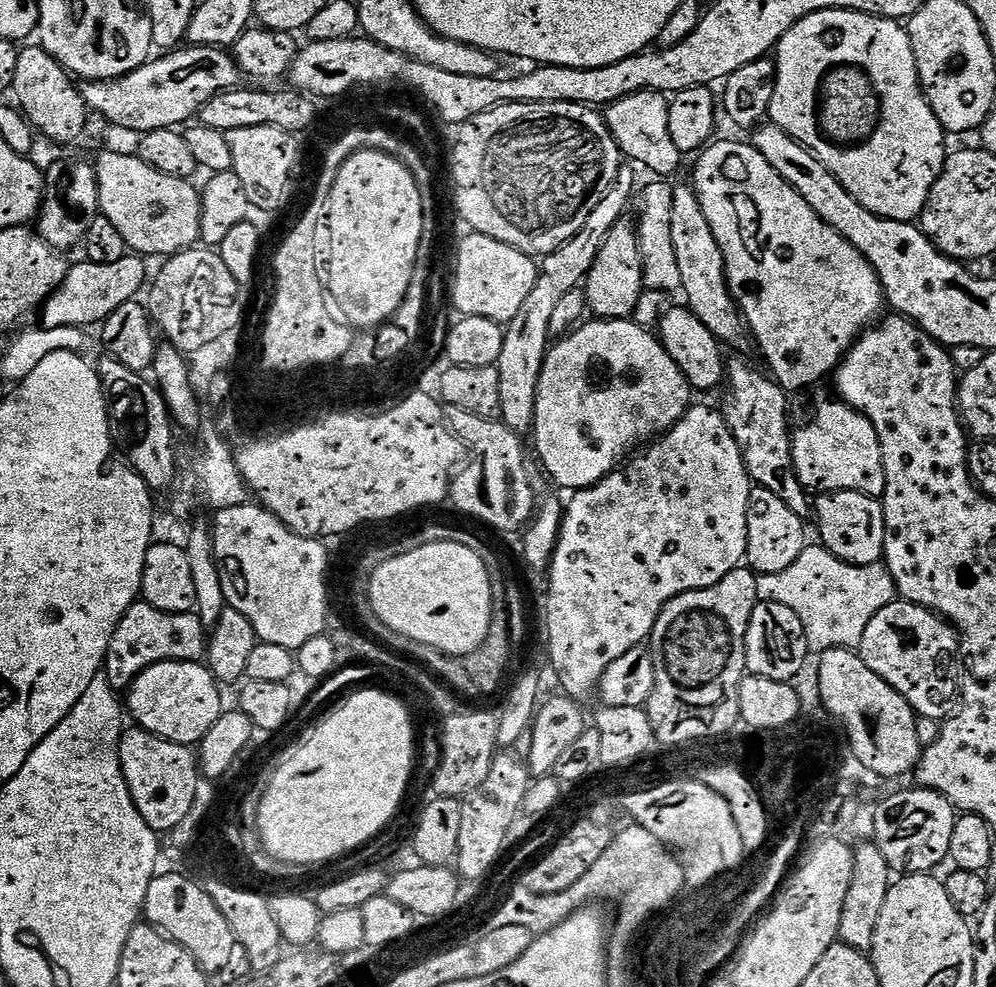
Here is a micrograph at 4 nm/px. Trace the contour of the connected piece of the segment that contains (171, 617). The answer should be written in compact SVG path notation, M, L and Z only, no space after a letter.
M145 605L142 608L142 615L133 623L121 621L112 635L111 646L108 648L108 655L105 657L104 672L109 685L113 691L122 694L135 683L137 676L145 671L150 665L165 663L201 663L207 655L206 628L200 621L193 620L190 614L167 614L159 612L155 608Z

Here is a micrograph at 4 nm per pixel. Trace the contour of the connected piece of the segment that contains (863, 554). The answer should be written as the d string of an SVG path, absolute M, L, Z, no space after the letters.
M847 490L841 492L837 500L828 496L820 505L815 505L815 515L820 515L819 543L847 564L855 564L858 568L879 565L884 559L886 538L883 503L868 495L853 494Z

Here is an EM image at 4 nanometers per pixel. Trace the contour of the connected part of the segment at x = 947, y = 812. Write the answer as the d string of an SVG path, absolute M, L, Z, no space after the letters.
M915 790L905 796L893 795L892 799L892 856L888 860L893 869L905 868L908 874L924 874L936 870L940 859L950 853L952 831L958 819L957 809L952 807L941 792Z

